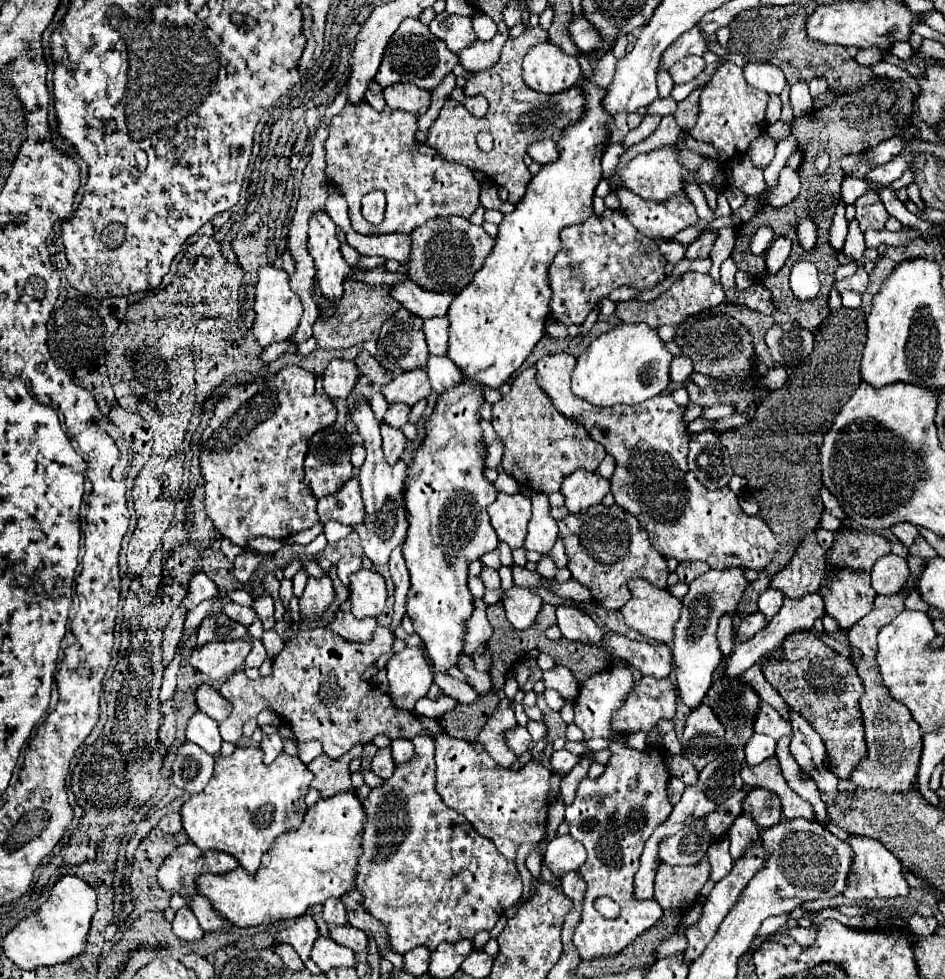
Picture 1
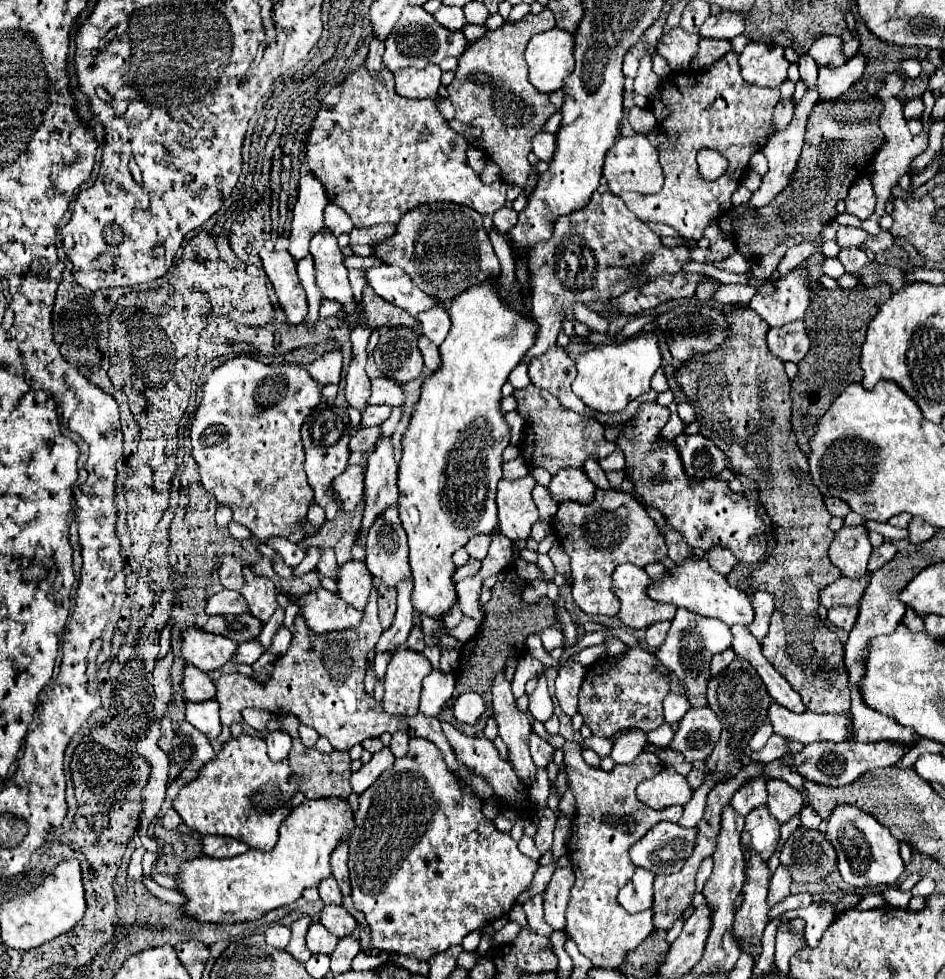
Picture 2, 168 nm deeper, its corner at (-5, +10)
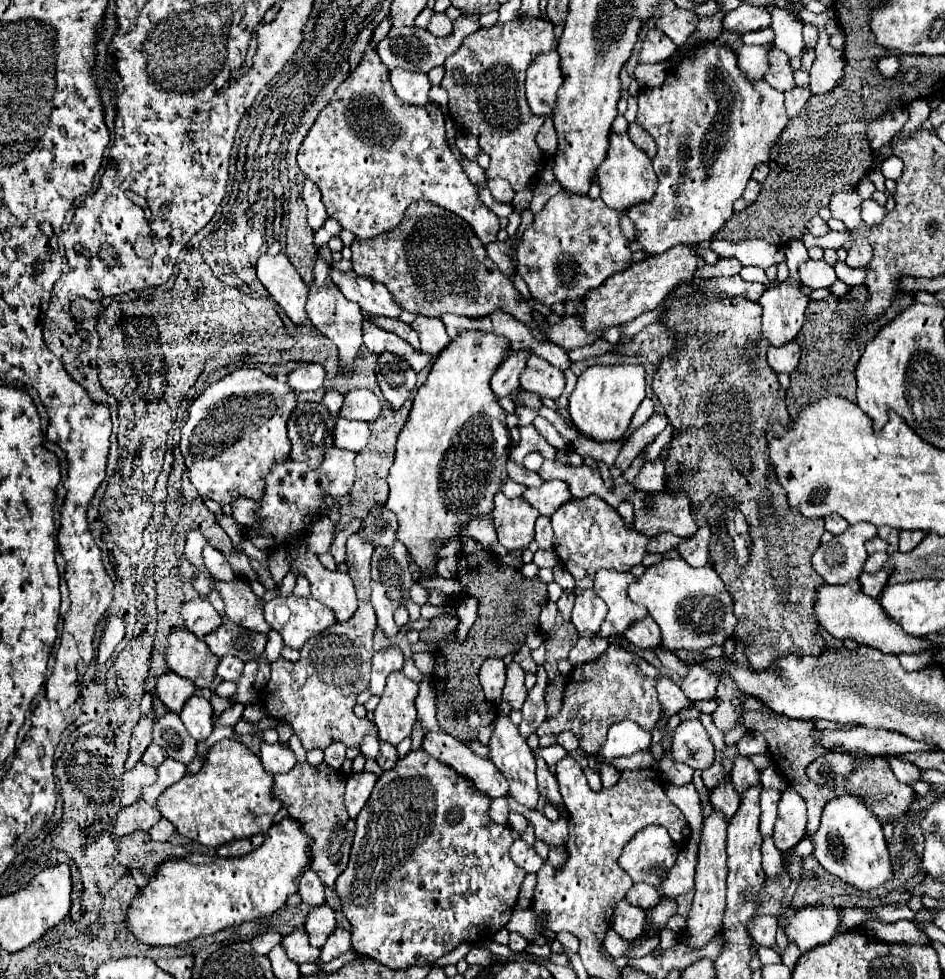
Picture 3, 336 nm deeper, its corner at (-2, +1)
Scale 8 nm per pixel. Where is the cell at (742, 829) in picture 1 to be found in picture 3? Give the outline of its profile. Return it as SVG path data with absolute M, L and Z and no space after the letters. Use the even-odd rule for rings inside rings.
M742 754L736 756L730 776L732 776L732 782L736 784L736 792L738 794L744 792L744 788L750 788L752 784L760 782L760 772L752 764L752 760L748 756L742 756Z

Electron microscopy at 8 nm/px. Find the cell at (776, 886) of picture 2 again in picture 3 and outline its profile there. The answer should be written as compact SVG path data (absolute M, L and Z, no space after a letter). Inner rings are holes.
M772 836L764 838L762 842L762 858L764 858L764 872L770 880L778 878L784 870L784 864L782 864L782 852L774 846L772 842Z

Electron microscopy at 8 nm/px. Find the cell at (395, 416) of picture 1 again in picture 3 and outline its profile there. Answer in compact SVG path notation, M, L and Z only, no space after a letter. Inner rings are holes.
M338 420L334 428L334 446L342 450L360 452L368 444L368 424L366 422L350 422Z

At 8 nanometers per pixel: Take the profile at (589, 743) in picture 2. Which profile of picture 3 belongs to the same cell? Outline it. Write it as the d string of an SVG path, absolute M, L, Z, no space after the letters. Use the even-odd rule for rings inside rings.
M616 722L608 730L608 740L604 748L600 748L600 756L606 760L618 758L618 756L632 756L634 752L648 750L652 744L652 732L644 730L636 722Z

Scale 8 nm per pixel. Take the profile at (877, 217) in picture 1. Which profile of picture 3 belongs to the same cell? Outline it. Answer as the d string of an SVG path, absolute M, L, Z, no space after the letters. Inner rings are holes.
M854 190L838 192L838 194L832 194L832 198L830 198L830 212L834 218L842 220L848 230L854 230L862 224L860 204L862 204L862 198L858 196L858 192L854 192Z

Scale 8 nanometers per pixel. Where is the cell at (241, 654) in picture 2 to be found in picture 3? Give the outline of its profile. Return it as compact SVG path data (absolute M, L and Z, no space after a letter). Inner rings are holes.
M226 656L224 660L220 660L216 674L218 674L222 680L236 682L236 680L242 676L242 668L244 668L244 662L242 662L242 660L236 660L234 656Z

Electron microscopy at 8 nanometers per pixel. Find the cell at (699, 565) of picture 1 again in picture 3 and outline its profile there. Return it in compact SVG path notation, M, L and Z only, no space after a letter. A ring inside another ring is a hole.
M664 532L664 534L658 534L658 536L652 536L650 542L648 542L648 554L662 554L666 550L672 550L682 538L670 534L670 532Z

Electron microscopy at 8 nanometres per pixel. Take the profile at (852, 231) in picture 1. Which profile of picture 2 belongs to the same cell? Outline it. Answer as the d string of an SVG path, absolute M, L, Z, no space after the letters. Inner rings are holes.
M845 247L845 249L841 249L839 261L843 263L845 271L851 273L853 277L857 277L857 279L859 279L859 271L861 271L865 265L871 263L871 261L867 259L867 255L865 255L859 247Z

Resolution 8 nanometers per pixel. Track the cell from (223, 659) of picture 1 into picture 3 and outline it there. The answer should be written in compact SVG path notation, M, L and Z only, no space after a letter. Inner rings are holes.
M176 628L168 636L164 658L174 674L192 680L196 688L208 688L212 684L220 662L218 656L212 656L206 642L186 628Z

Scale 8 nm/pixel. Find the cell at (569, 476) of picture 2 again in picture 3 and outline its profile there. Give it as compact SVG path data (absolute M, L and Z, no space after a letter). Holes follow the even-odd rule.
M548 480L538 488L526 488L522 498L530 506L534 506L542 516L550 516L556 508L560 508L560 504L570 500L572 494L568 492L566 484L562 484L560 480Z

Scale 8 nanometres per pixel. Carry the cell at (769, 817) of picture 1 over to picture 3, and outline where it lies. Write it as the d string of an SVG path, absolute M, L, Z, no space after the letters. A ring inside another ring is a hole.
M788 786L778 802L778 820L772 834L780 852L790 852L806 836L806 818L804 798Z

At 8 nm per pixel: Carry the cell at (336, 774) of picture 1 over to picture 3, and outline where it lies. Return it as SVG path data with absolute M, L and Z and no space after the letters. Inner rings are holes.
M308 762L296 764L290 772L274 776L272 794L282 802L282 808L288 810L290 818L300 824L300 830L306 832L314 844L310 848L310 868L320 876L326 886L334 886L336 876L346 868L352 848L354 834L346 828L348 812L344 808L344 788L346 776L334 770L328 764L312 766Z

